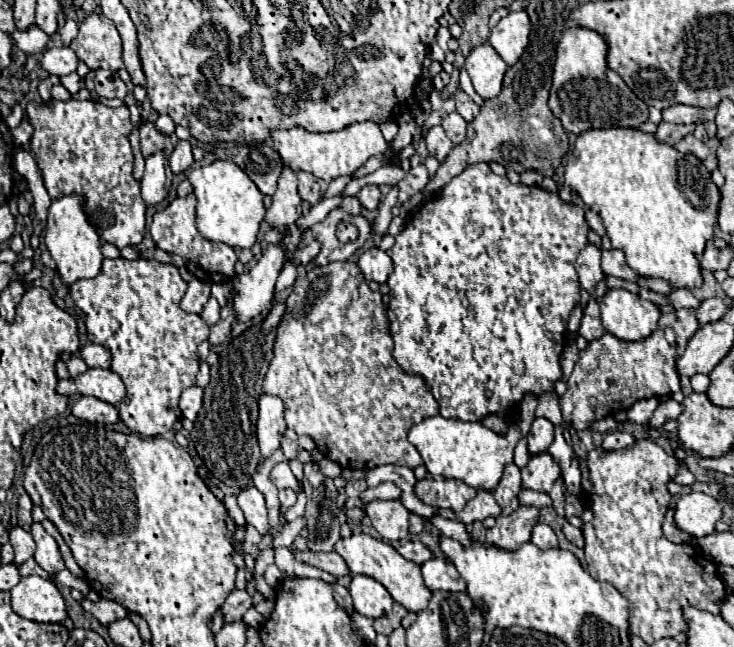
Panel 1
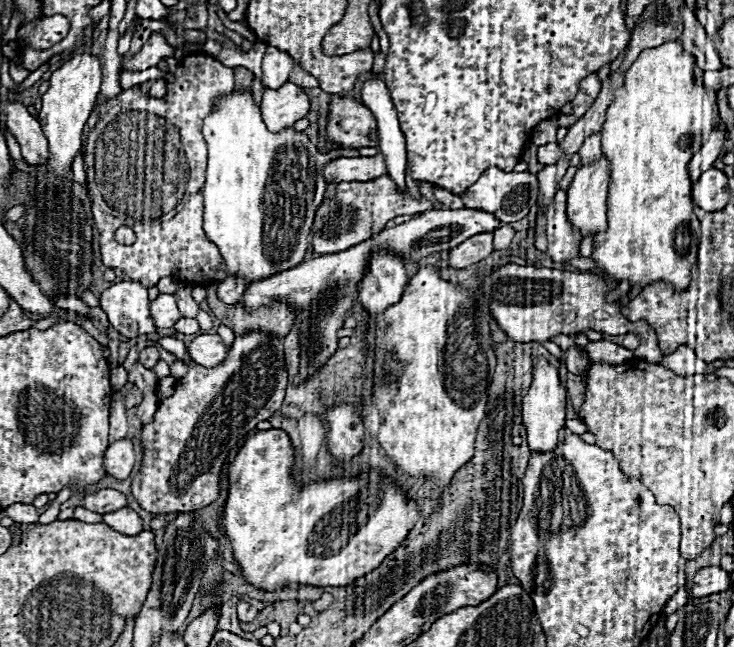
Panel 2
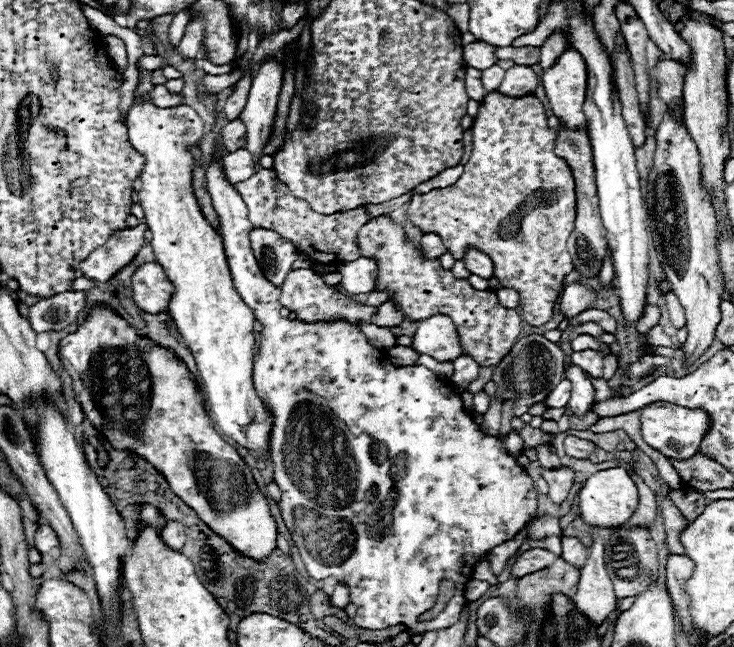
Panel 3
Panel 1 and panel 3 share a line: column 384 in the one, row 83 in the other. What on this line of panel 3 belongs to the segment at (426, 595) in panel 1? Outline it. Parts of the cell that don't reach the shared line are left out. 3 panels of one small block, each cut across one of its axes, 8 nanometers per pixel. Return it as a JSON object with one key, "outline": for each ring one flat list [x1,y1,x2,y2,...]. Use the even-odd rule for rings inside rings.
{"outline":[[566,50,564,56,560,56,560,60,556,62,554,68,544,70,542,84,544,84,544,90,546,90,546,96,548,96,548,102,550,102,554,116,570,130,576,130,576,128,588,130,588,120,584,116,588,70,586,70,586,62,584,62,582,54,578,54,576,50]]}

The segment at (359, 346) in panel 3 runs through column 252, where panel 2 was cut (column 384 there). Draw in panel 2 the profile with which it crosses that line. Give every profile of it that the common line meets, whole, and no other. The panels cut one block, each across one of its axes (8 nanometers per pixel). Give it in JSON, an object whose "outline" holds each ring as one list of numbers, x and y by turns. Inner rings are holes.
{"outline":[[376,254,370,258,370,266,360,284,360,304,376,316,400,302,406,282,404,262,398,256]]}

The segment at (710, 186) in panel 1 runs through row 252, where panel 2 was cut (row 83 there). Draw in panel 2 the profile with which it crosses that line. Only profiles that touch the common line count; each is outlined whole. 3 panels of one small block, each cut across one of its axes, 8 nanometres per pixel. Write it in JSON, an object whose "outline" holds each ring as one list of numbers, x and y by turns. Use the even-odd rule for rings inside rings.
{"outline":[[680,40,642,50,626,72,624,86,616,90,616,100,608,106,606,122,602,126,602,152,610,160,608,228,594,236,592,248,592,260,614,284,626,280,630,286,644,288,662,280,676,292,690,286,700,222,692,210,688,162,700,152,705,130,712,130,718,118,716,92,702,84,702,70,696,66,694,56,682,50]]}

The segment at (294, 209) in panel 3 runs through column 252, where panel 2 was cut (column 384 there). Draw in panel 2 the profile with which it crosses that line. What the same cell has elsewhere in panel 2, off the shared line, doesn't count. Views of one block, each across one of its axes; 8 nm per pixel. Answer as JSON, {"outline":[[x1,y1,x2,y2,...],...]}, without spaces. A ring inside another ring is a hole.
{"outline":[[378,176,368,182,340,182,336,186,336,194,326,198,316,210,312,232,310,232,310,250,314,254,332,254,342,252,344,248,352,248,372,234,380,232,390,220,404,214,420,214,432,208,430,200,414,200,408,192,402,194,390,176]]}

